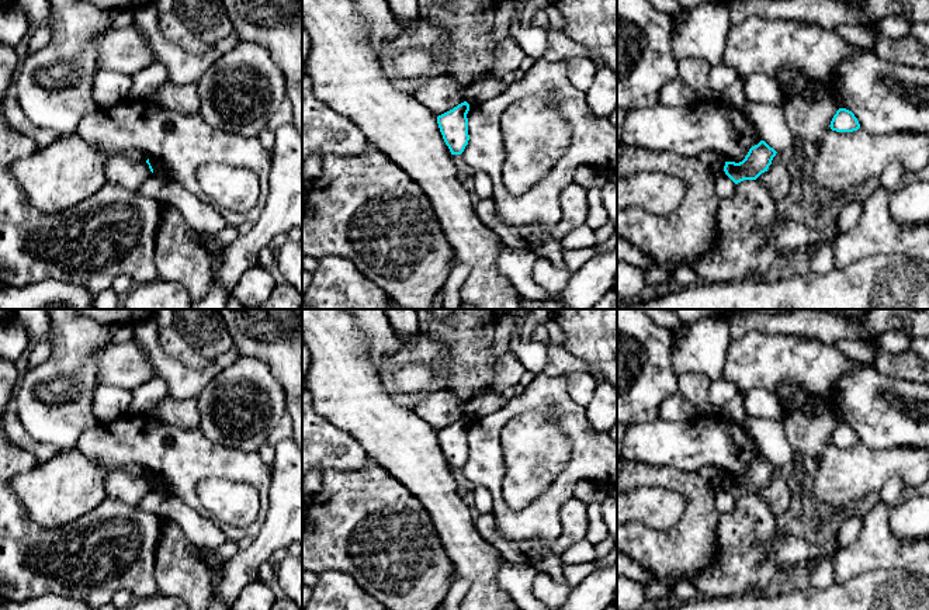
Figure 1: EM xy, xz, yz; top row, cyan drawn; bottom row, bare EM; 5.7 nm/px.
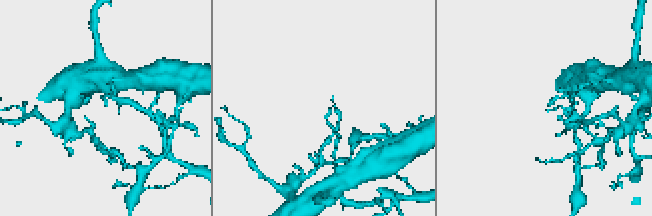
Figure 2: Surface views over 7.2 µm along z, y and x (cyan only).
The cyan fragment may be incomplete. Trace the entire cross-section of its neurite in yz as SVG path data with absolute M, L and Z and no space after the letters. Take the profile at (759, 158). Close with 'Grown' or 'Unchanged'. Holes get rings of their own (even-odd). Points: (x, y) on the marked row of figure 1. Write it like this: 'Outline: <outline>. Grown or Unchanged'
Outline: M760 141L749 149L742 162L725 162L724 171L735 184L743 180L756 180L767 171L776 153L765 141Z. Unchanged

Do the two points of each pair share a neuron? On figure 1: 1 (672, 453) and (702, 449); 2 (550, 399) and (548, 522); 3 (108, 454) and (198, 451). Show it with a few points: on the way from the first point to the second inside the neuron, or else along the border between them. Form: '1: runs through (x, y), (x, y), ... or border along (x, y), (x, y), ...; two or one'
1: runs through (679, 449), (694, 449); one
2: runs through (579, 430), (579, 465), (560, 491); one
3: runs through (131, 451), (176, 451); one

